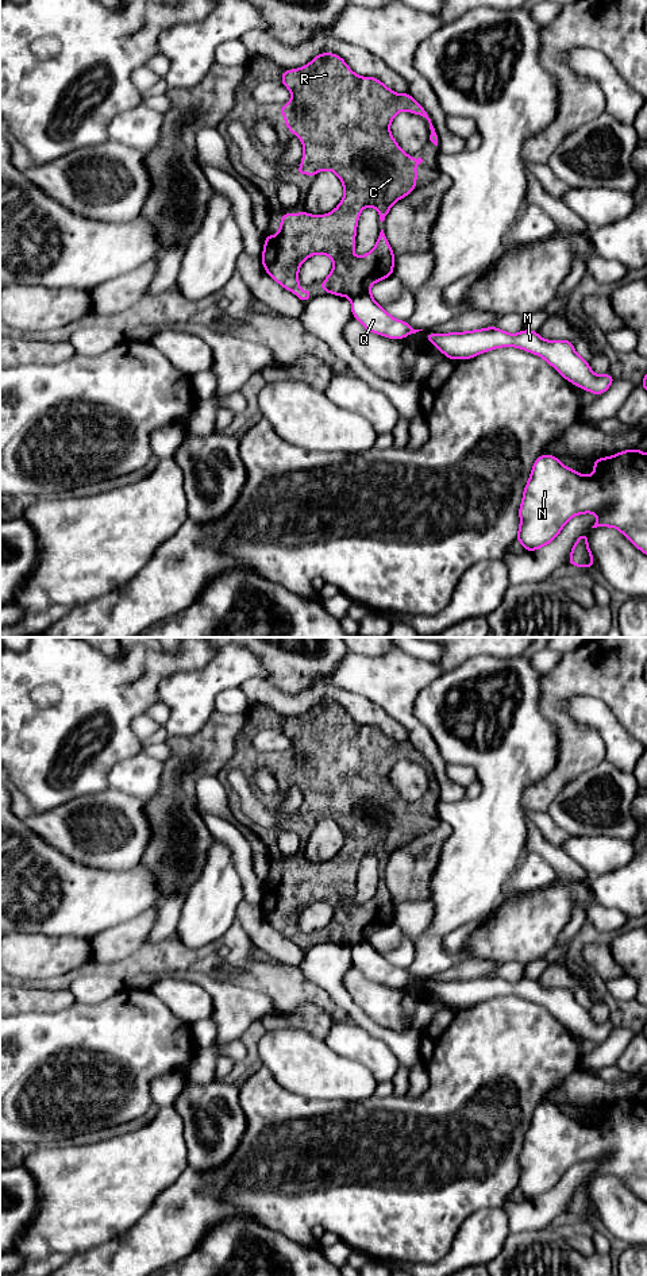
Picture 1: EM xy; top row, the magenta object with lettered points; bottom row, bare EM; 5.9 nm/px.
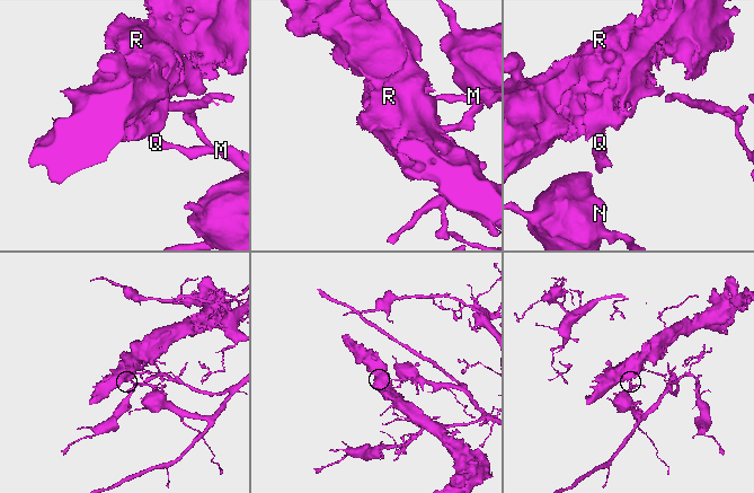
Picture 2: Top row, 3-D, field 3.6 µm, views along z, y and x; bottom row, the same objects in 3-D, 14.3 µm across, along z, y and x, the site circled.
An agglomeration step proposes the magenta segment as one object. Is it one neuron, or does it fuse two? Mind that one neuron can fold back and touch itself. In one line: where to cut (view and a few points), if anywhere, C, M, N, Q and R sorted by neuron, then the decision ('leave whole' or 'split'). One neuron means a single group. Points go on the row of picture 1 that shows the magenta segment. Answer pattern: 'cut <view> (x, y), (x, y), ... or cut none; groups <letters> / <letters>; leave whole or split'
cut xy (369, 289), (350, 297); groups C R / M N Q; split

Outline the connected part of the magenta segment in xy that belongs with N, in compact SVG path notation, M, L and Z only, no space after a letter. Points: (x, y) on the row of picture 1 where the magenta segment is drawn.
M639 448L593 460L594 473L582 475L552 455L536 458L520 504L520 528L516 540L525 551L551 543L566 523L582 513L598 516L592 528L619 529L635 547L647 555L647 454Z

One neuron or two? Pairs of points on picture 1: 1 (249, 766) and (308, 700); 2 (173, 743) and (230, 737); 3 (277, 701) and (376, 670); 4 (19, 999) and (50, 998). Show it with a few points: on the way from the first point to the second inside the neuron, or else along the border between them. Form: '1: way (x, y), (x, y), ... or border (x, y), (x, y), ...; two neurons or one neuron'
1: border (320, 702), (303, 714), (282, 719), (261, 709); two neurons
2: way (187, 744), (214, 744), (216, 741); one neuron
3: border (331, 681), (364, 696); two neurons
4: way (27, 998), (42, 998); one neuron

